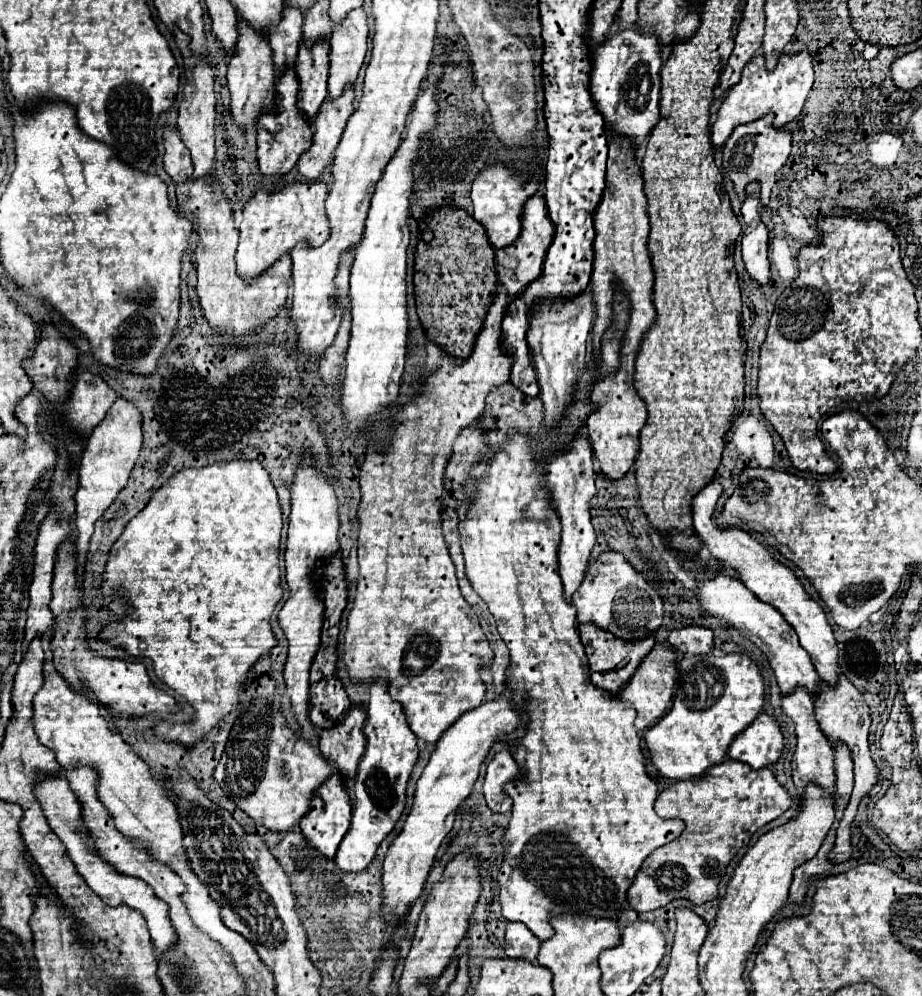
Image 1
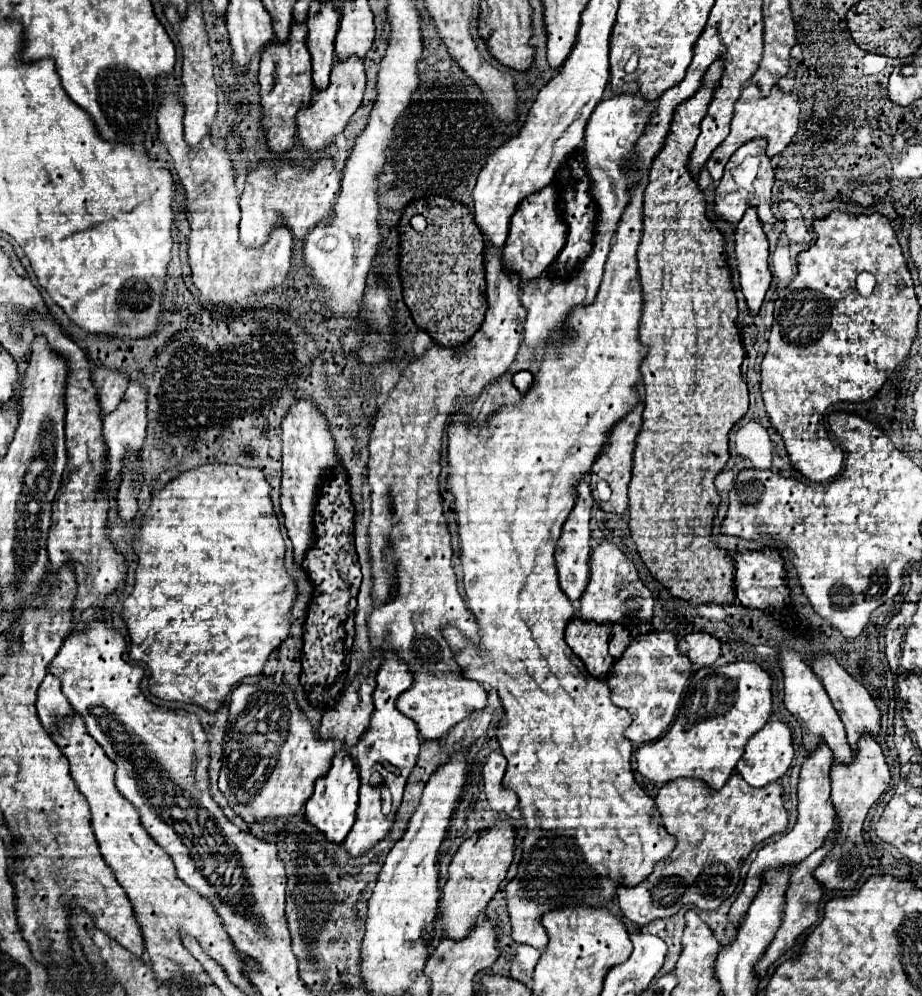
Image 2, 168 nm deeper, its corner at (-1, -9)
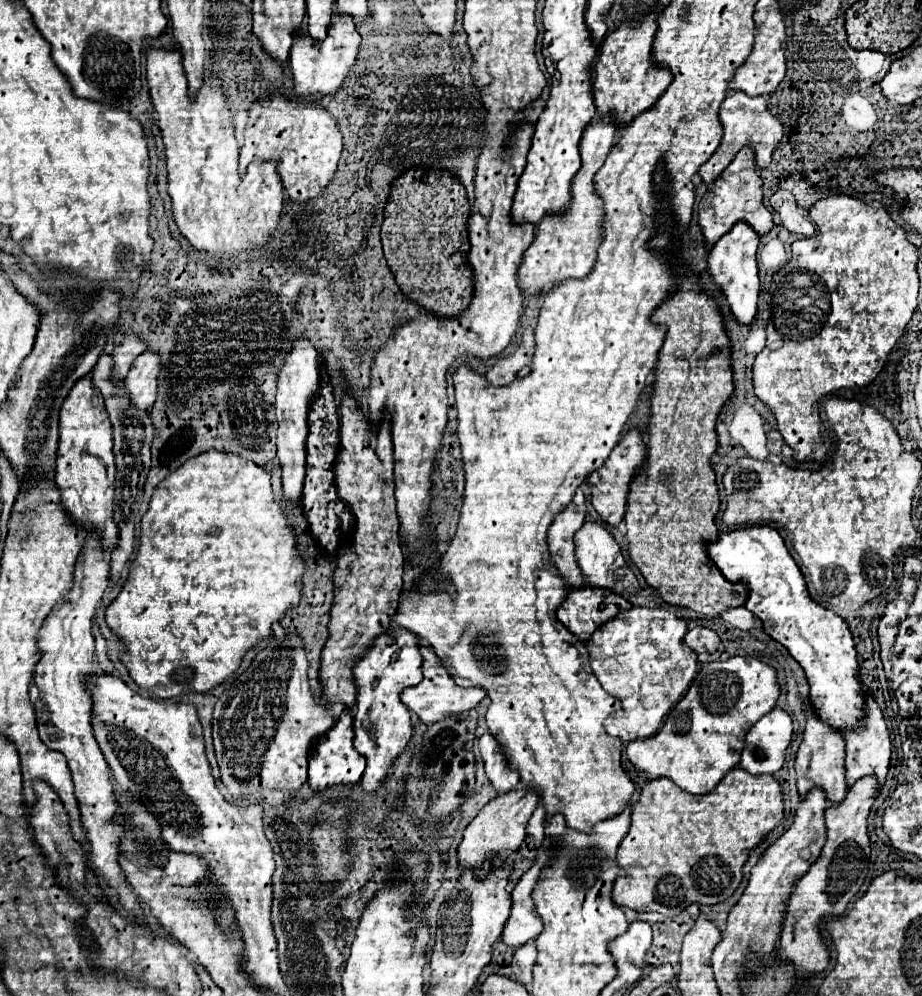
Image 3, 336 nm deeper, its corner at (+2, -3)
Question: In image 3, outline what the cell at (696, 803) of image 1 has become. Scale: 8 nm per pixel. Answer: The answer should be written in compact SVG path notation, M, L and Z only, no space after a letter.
M733 767L721 781L719 785L711 791L711 793L705 793L705 795L691 795L683 789L679 789L673 781L665 779L665 777L659 777L659 779L653 779L649 781L643 789L641 789L641 795L639 795L639 801L637 805L633 805L633 815L631 815L631 829L629 833L625 835L625 839L621 841L619 849L617 849L617 861L619 861L619 867L625 869L625 877L617 877L615 879L615 885L613 885L613 901L617 905L625 905L629 909L635 909L639 913L647 913L647 911L655 911L655 913L661 913L661 915L667 915L667 917L673 917L677 913L681 913L687 905L691 903L703 903L703 905L713 905L713 903L719 903L719 901L725 901L733 895L733 891L737 889L737 885L741 883L741 867L743 863L747 861L749 857L749 851L769 833L777 827L777 823L783 819L783 797L781 797L781 787L777 783L777 779L773 775L751 775L747 773L745 769L741 767Z

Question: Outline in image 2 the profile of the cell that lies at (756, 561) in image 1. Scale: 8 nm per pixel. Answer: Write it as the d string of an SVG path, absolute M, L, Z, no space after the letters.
M820 655L812 661L812 669L816 671L816 675L822 679L824 689L830 695L830 701L834 705L834 709L838 711L844 727L846 727L846 735L848 735L848 743L852 747L852 751L858 751L858 739L862 735L872 735L876 741L880 737L880 709L876 707L874 699L870 697L868 689L858 683L856 679L852 679L838 663L832 655Z

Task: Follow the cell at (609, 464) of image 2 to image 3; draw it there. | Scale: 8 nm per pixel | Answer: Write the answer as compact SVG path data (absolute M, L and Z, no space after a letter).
M629 429L629 431L625 431L625 435L619 441L617 449L613 449L613 453L609 455L609 459L605 461L605 465L601 469L597 469L599 483L595 483L593 489L591 489L591 503L593 503L595 511L603 517L603 521L607 521L609 525L617 527L623 521L625 503L627 503L627 491L629 491L629 481L639 471L639 467L643 465L645 455L647 455L647 451L645 451L645 443L641 439L641 433L637 429Z

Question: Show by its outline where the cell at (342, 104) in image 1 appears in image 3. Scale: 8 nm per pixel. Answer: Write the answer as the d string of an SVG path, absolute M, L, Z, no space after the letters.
M337 13L333 15L327 39L321 45L315 45L313 39L307 37L305 33L297 37L297 41L291 47L291 57L289 57L295 93L301 97L335 95L343 87L345 79L349 77L349 71L355 67L359 47L361 47L361 35L357 33L353 19L347 15L337 15Z

